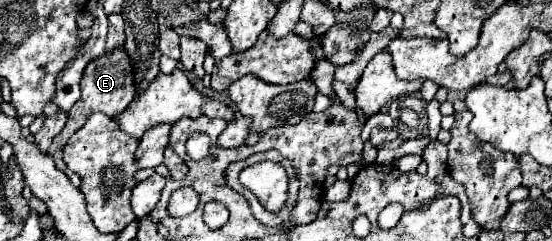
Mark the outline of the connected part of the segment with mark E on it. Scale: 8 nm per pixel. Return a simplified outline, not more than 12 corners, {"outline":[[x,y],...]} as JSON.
{"outline":[[124,48],[92,58],[82,96],[54,138],[52,158],[74,186],[82,180],[60,156],[90,114],[118,116],[138,94]]}

